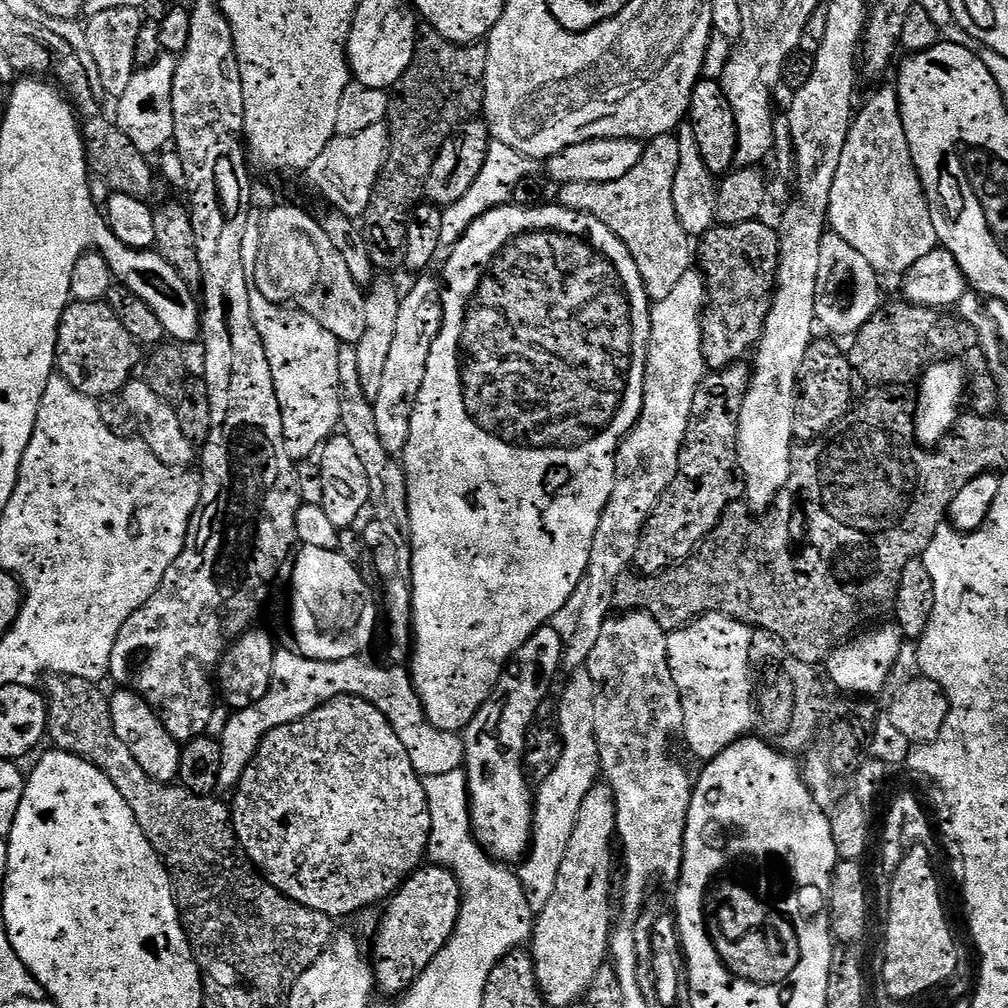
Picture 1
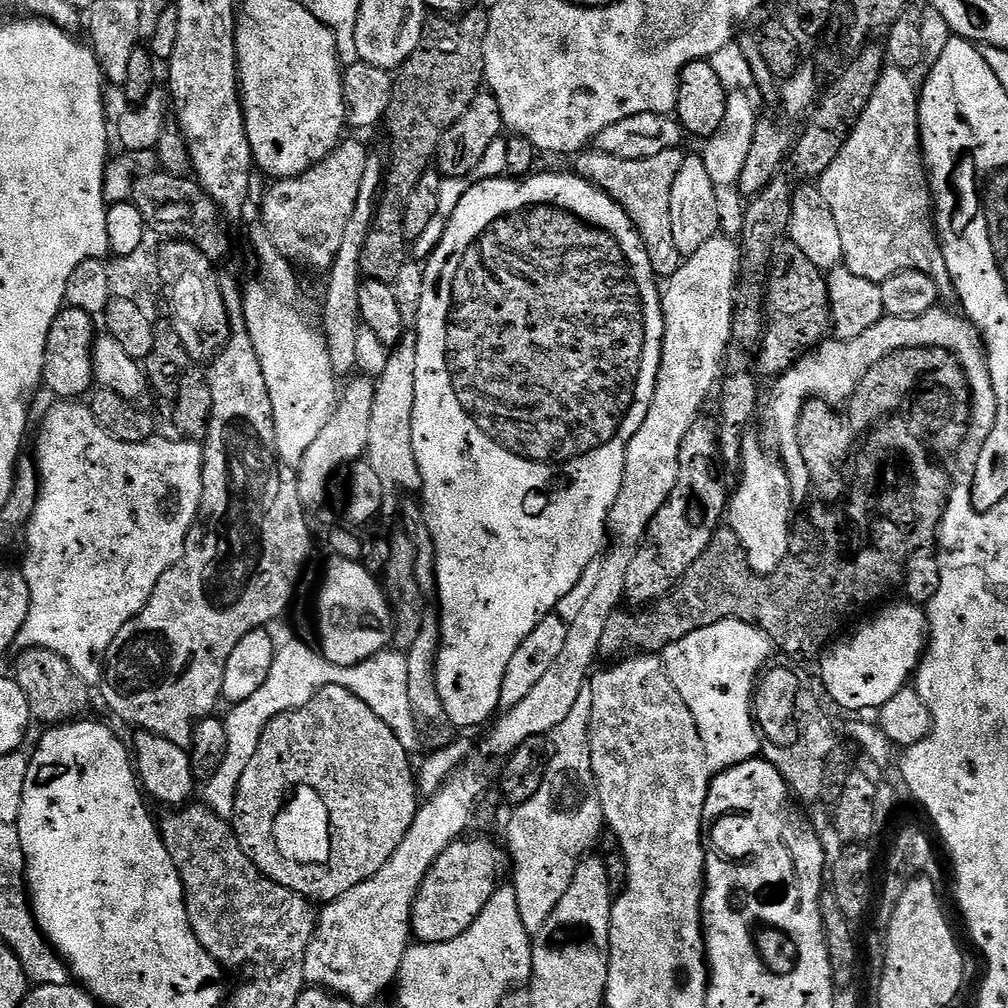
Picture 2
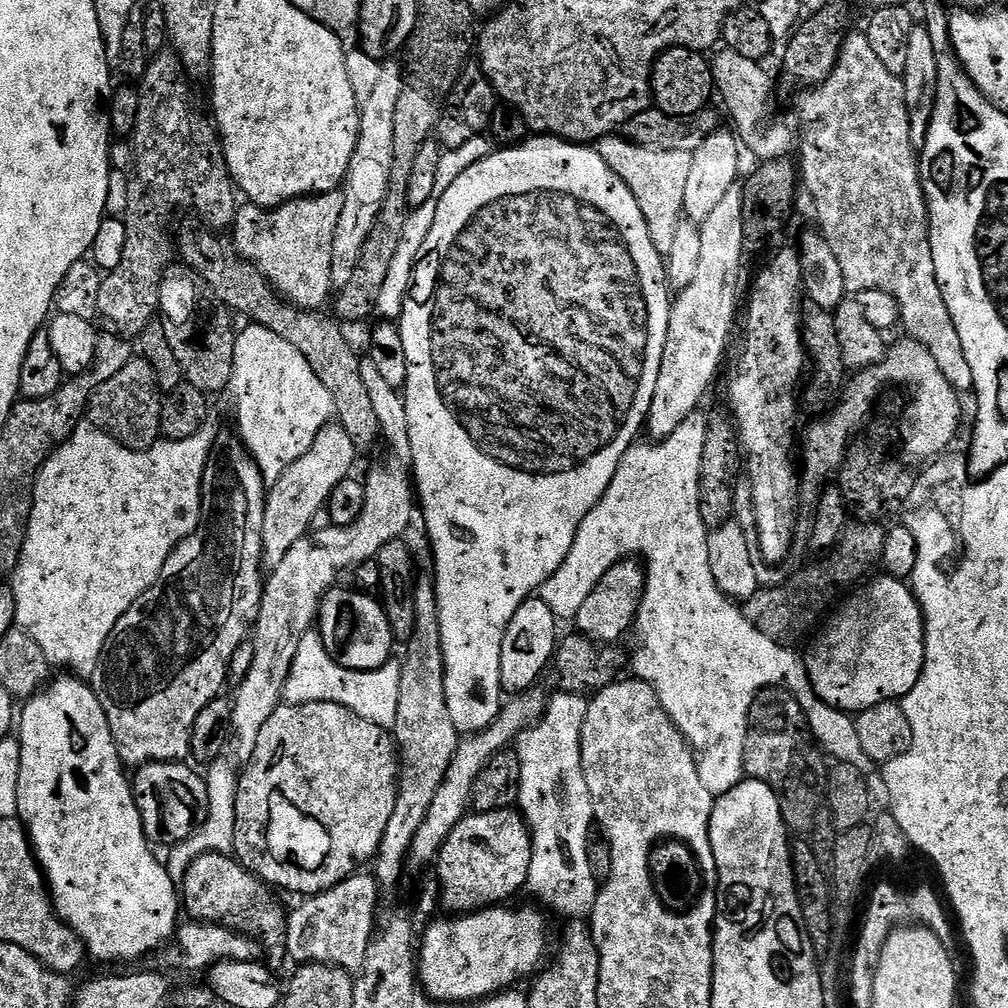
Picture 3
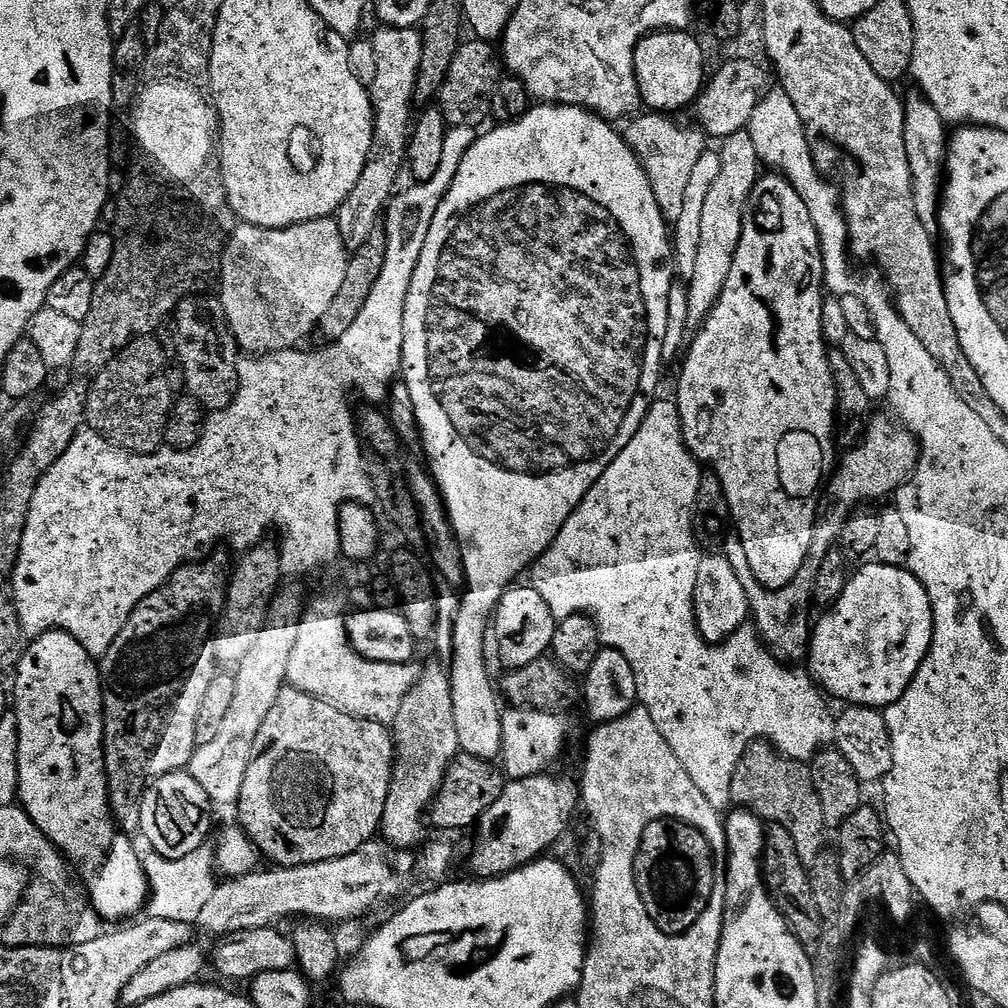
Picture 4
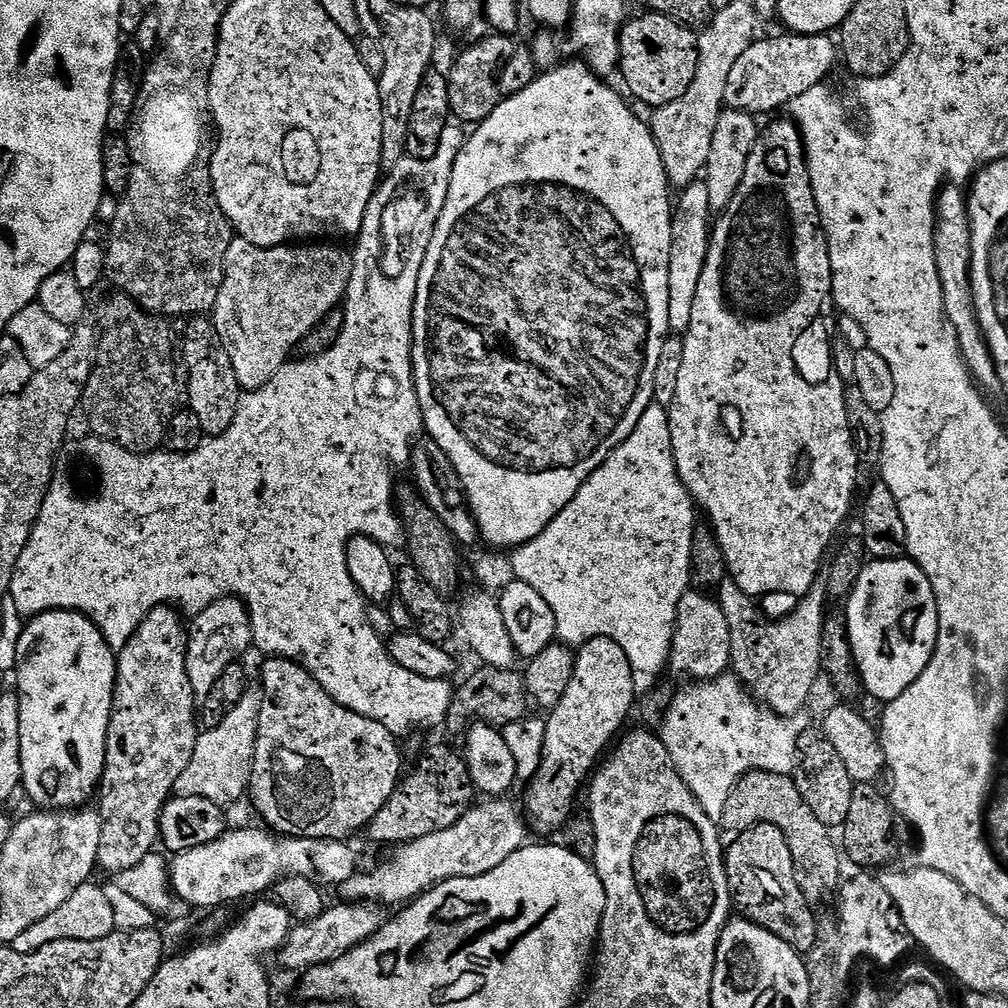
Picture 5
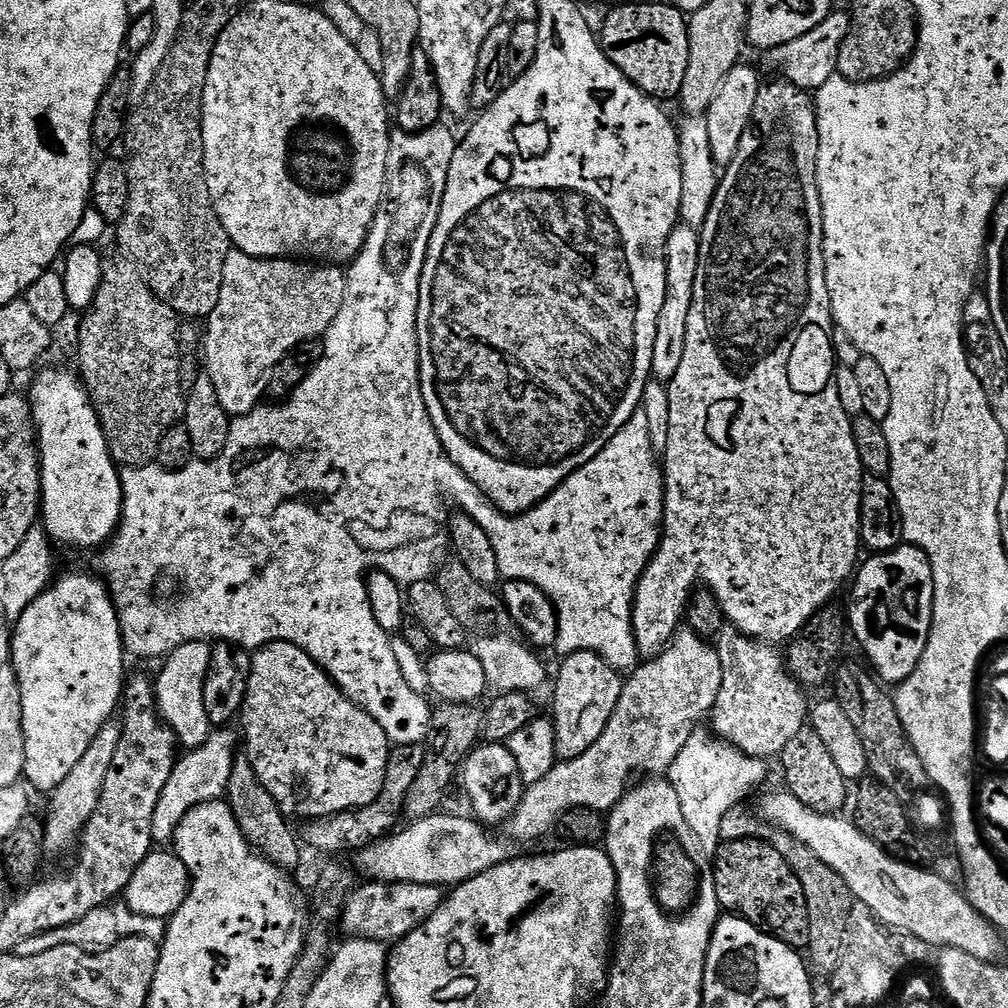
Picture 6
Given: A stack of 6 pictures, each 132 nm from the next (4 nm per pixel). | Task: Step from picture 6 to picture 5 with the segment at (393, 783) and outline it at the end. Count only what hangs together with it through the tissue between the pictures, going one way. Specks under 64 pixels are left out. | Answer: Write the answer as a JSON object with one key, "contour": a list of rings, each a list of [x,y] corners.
{"contour":[[[434,744],[421,754],[414,768],[405,773],[394,794],[371,820],[366,834],[378,844],[408,844],[454,826],[473,807],[475,798],[476,791],[468,779],[463,755],[444,744]]]}

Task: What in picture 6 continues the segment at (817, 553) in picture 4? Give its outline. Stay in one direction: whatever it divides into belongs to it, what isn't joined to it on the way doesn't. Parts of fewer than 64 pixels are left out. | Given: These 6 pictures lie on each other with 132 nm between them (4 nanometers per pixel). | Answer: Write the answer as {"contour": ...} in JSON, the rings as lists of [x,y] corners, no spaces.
{"contour":[[[731,626],[721,630],[718,651],[724,677],[718,702],[710,713],[711,731],[745,756],[779,757],[790,738],[806,726],[810,716],[810,700],[804,697],[805,689],[788,671],[785,653],[777,645],[753,640]]]}

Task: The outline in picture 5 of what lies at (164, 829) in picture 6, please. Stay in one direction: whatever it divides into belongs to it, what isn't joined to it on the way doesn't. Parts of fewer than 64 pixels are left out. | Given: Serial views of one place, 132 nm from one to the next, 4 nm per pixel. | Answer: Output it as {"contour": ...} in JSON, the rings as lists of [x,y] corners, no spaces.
{"contour":[[[248,686],[241,701],[217,725],[197,735],[194,758],[190,758],[190,766],[186,766],[186,770],[182,770],[182,775],[178,777],[175,795],[206,798],[221,806],[236,804],[243,796],[245,799],[252,782],[252,763],[261,708],[262,694],[259,687]]]}

